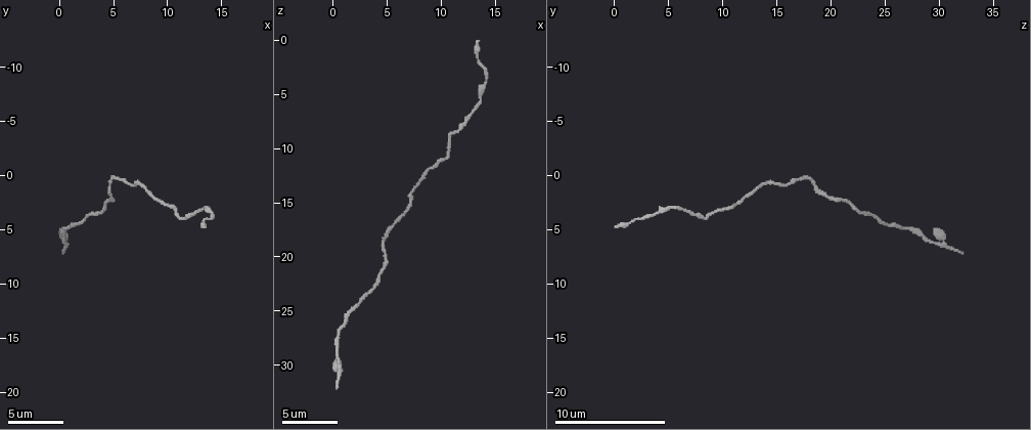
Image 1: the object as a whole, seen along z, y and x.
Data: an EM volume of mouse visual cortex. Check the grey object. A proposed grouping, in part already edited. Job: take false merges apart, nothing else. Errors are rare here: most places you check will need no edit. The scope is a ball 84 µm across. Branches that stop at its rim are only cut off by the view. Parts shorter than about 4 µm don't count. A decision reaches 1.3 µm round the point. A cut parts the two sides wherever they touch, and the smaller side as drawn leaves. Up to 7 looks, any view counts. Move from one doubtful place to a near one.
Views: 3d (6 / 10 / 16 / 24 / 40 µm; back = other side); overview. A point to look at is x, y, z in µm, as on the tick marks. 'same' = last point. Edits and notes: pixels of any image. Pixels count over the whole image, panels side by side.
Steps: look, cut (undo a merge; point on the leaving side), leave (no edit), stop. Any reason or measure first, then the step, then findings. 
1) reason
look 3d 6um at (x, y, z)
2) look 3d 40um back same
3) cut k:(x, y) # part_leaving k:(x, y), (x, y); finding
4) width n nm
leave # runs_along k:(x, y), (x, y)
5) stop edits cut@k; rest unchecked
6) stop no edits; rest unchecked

a narrow waist
look 3d 10um at (2.4, 3.8, 24.2)

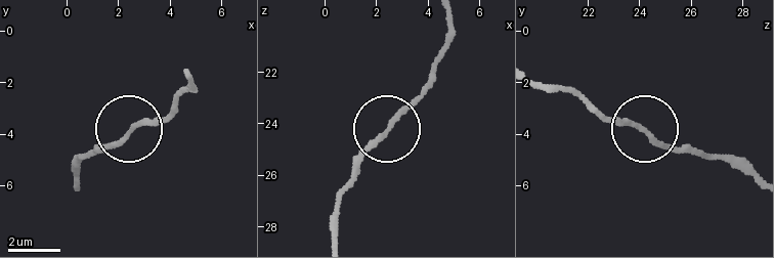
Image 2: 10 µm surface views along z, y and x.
leave # runs_along 2:(450, 19), (432, 79), (378, 138), (353, 176); continuous, no second neuron

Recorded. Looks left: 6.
look 3d 10um at (6.2, 0.6, 16.4)

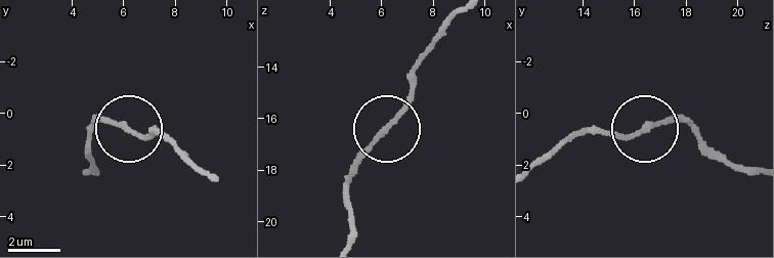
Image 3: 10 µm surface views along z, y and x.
look 3d 6um at (6.4, 0.8, 16.1)

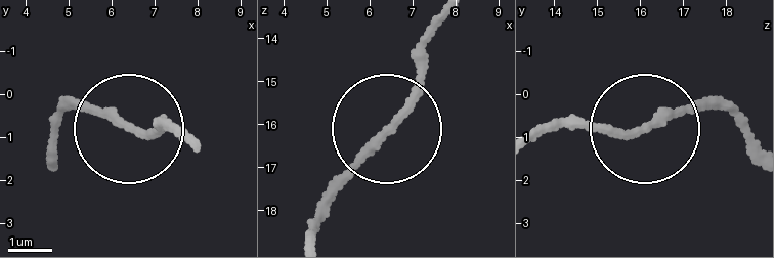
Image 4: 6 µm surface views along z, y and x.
leave # runs_along 4:(646, 127), (719, 105); continuous, no second neuron

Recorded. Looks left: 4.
calibre changes
look 3d 10um at (14.0, 3.8, 3.4)

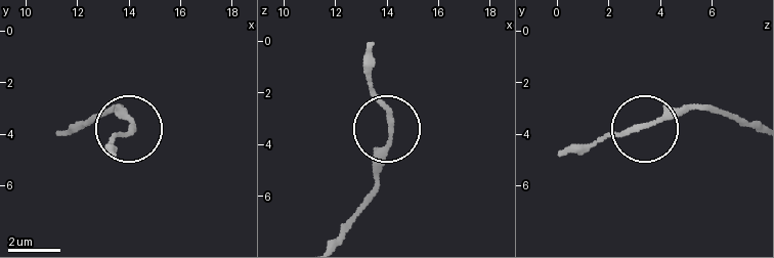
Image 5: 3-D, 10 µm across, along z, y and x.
width 180 nm
leave # continuous, no second neuron

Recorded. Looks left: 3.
calibre changes
look 3d 6um at (11.0, 3.6, 8.6)

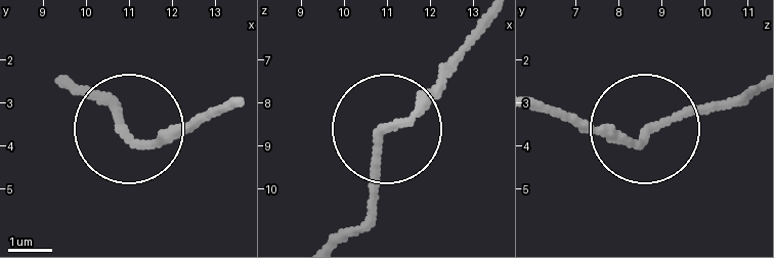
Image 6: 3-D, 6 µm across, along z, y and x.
look 3d 6um back at (10.90, 3.70, 8.70)

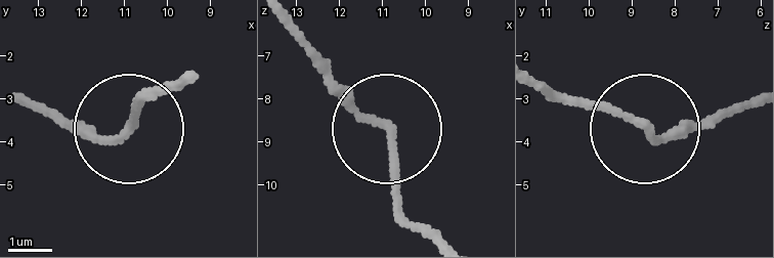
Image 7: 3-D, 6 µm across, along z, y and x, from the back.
width 180 nm
leave # runs_along 7:(426, 239), (407, 217), (389, 139), (298, 44); one neuron here

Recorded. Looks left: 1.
stop no edits; rest unchecked

